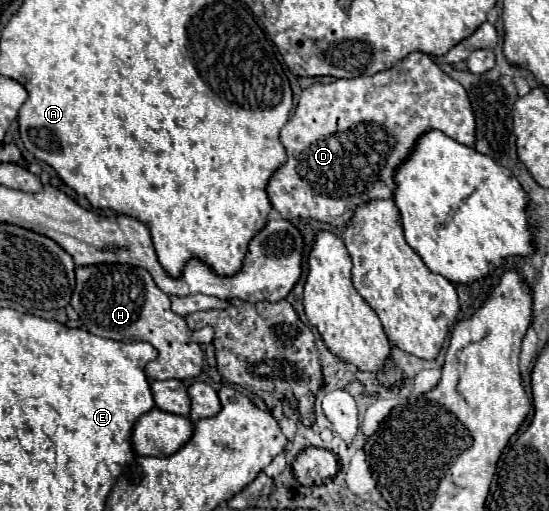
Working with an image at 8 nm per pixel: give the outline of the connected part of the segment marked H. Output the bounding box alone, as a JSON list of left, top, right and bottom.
[70,263,204,381]

